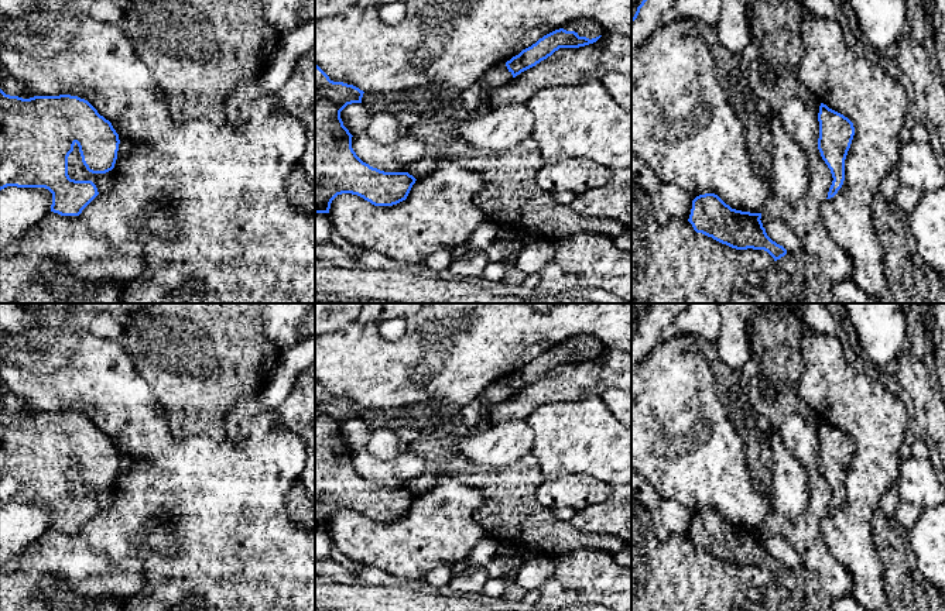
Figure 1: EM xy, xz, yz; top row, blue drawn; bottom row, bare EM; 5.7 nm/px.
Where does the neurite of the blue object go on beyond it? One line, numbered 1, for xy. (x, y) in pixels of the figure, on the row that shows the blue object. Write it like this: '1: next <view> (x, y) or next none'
1: next none

